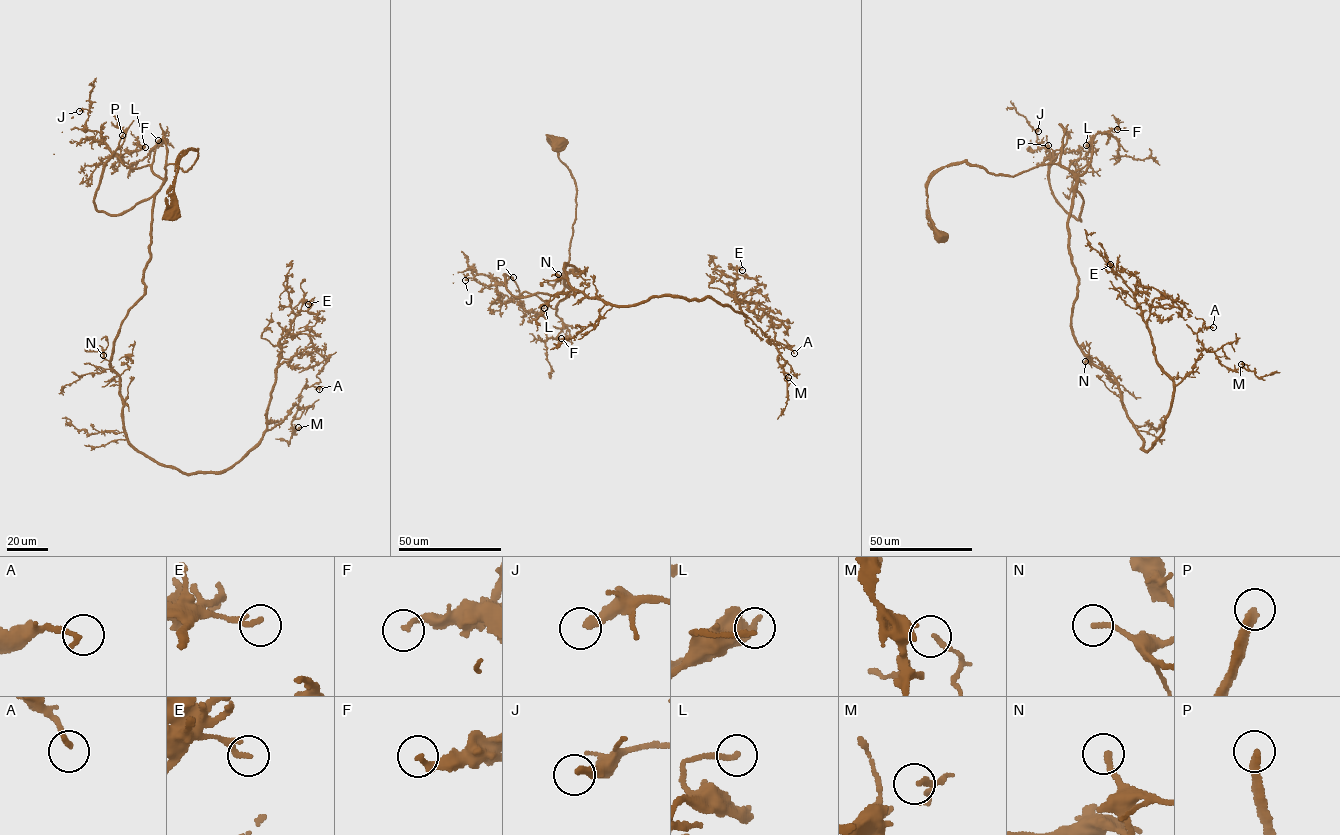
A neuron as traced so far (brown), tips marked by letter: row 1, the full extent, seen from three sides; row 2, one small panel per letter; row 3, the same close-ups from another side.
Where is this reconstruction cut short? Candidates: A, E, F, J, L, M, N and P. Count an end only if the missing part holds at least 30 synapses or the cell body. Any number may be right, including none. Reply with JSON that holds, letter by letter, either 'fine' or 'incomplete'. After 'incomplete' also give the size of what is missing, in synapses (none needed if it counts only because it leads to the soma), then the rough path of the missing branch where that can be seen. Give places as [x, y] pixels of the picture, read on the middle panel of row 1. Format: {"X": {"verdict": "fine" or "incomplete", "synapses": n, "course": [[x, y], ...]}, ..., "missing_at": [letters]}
{"A": {"verdict": "incomplete", "synapses": 50, "course": [[794, 353], [798, 362], [796, 373]]}, "E": {"verdict": "fine"}, "F": {"verdict": "incomplete", "synapses": 60, "course": [[561, 338], [547, 334], [524, 340]]}, "J": {"verdict": "fine"}, "L": {"verdict": "fine"}, "M": {"verdict": "fine"}, "N": {"verdict": "incomplete", "synapses": 60, "course": [[558, 274], [561, 260], [573, 260], [576, 255]]}, "P": {"verdict": "incomplete", "synapses": 140, "course": [[513, 277], [515, 279], [501, 280], [497, 292], [491, 294], [492, 291]]}, "missing_at": ["A", "F", "N", "P"]}

